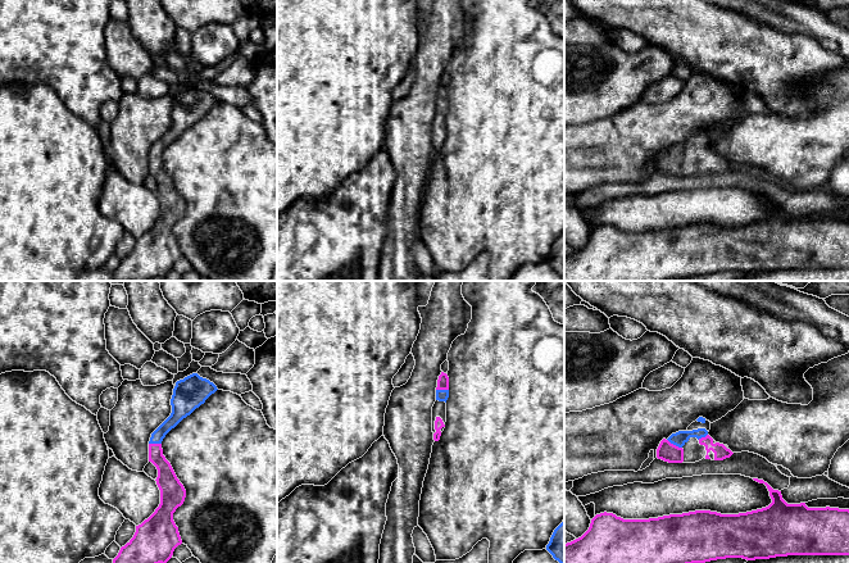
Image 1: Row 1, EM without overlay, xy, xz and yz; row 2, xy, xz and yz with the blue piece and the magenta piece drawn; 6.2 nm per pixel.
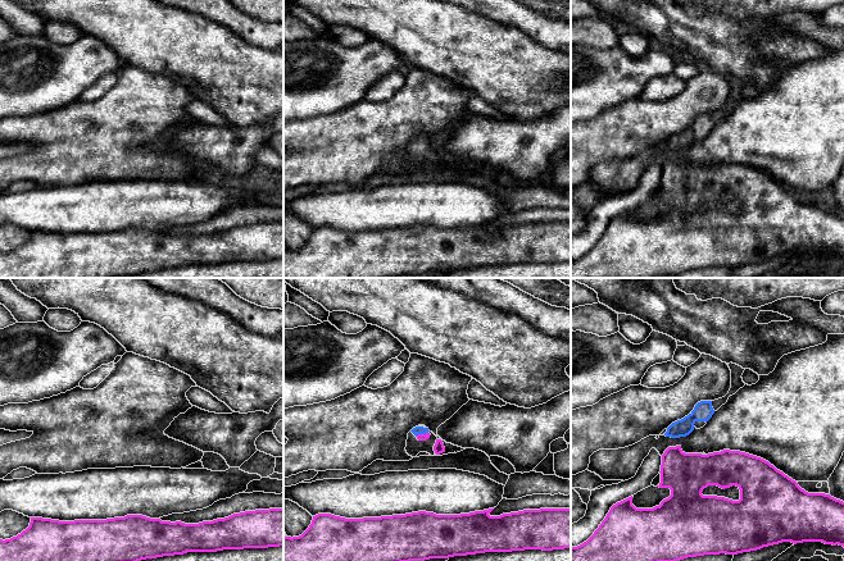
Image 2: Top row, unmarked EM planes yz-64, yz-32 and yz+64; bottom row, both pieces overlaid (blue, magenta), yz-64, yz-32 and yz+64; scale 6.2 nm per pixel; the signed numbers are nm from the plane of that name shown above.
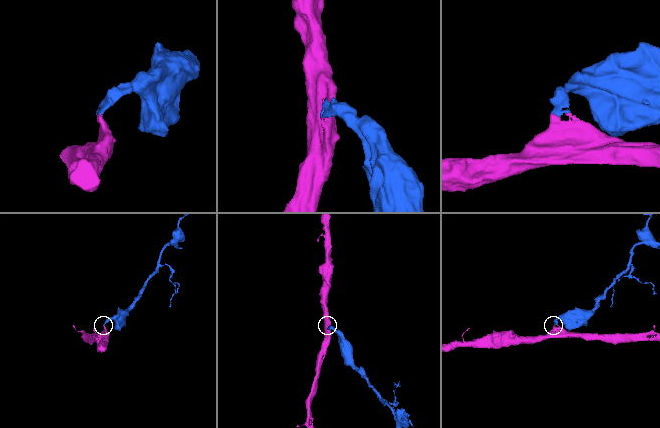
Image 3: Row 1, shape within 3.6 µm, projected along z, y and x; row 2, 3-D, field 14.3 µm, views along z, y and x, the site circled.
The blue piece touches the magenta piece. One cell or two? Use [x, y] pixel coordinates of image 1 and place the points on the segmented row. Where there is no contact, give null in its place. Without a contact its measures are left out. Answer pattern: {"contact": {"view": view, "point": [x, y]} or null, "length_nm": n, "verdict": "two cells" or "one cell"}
{"contact": {"view": "yz", "point": [675, 444]}, "length_nm": 110, "verdict": "one cell"}

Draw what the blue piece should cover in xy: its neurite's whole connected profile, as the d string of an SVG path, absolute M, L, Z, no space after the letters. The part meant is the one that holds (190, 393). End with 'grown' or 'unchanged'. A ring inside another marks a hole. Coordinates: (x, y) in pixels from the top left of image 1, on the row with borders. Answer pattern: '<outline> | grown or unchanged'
M198 373L176 382L171 399L172 413L151 433L149 441L149 462L158 469L155 481L160 490L160 504L147 519L136 526L133 537L121 548L113 563L167 563L182 544L173 513L183 504L186 490L163 455L162 441L217 390L213 382Z | grown

